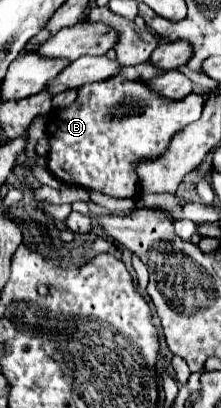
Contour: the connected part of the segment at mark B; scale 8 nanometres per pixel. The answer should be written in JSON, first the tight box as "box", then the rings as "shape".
{"box":[47,75,203,199],"shape":[[[123,75],[83,85],[71,105],[53,109],[47,117],[47,169],[61,183],[117,199],[133,199],[139,195],[139,183],[129,183],[129,167],[141,159],[161,157],[173,135],[197,121],[201,111],[203,97],[197,93],[187,95],[183,101],[161,99],[145,81],[129,81]]]}

